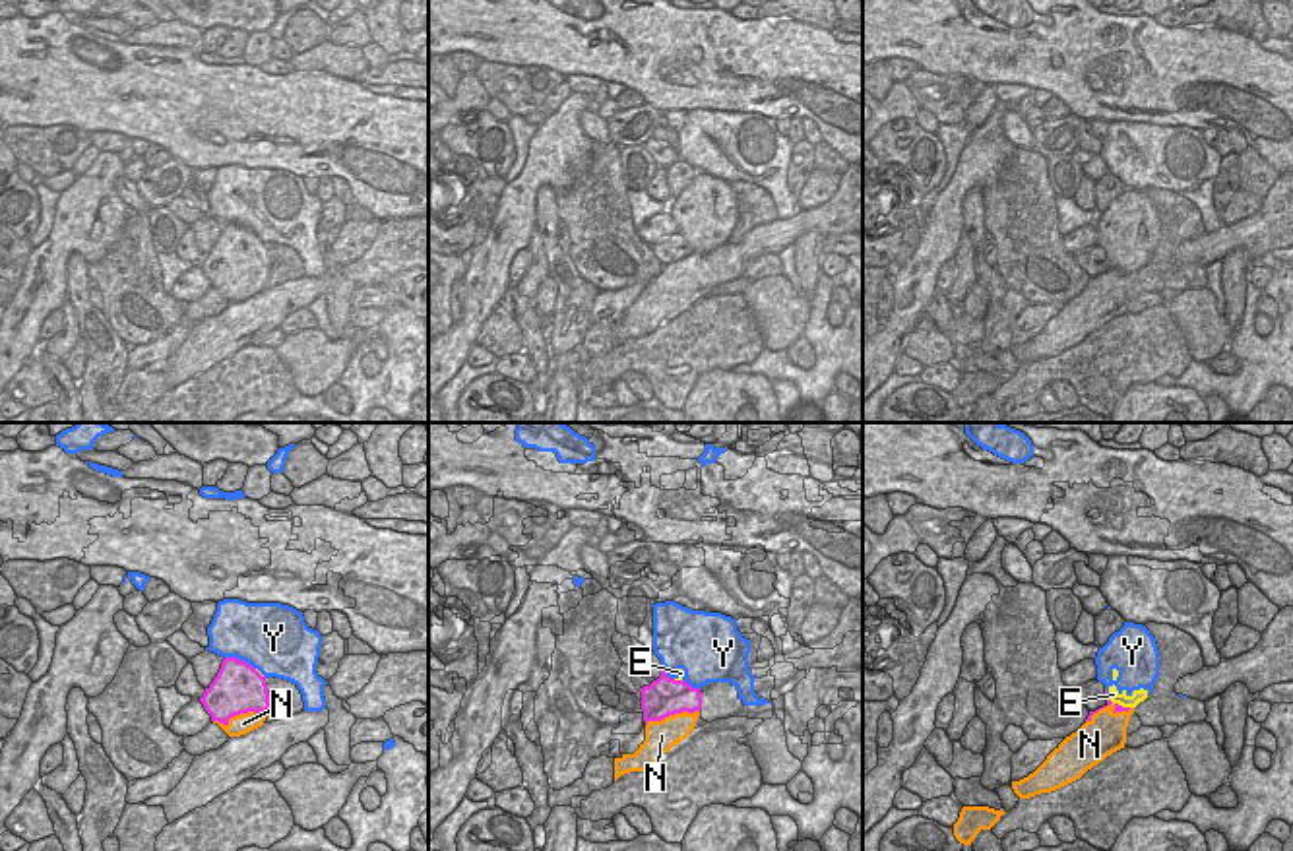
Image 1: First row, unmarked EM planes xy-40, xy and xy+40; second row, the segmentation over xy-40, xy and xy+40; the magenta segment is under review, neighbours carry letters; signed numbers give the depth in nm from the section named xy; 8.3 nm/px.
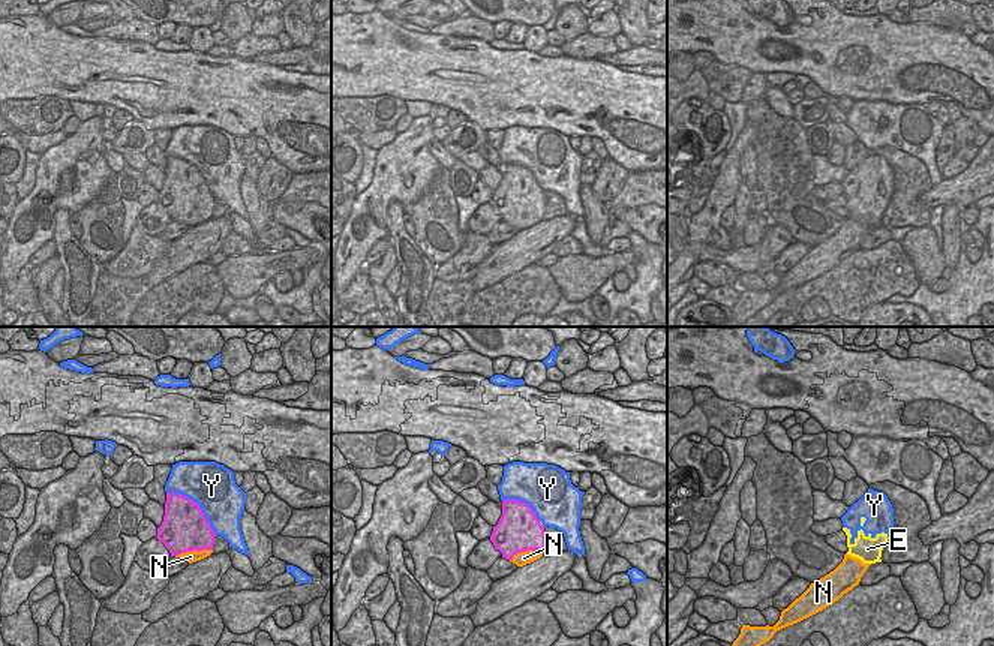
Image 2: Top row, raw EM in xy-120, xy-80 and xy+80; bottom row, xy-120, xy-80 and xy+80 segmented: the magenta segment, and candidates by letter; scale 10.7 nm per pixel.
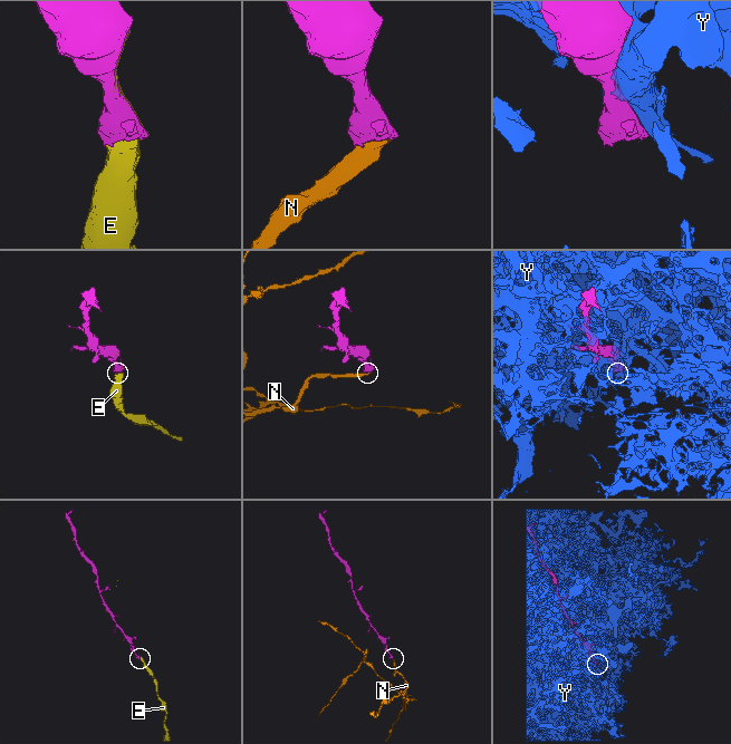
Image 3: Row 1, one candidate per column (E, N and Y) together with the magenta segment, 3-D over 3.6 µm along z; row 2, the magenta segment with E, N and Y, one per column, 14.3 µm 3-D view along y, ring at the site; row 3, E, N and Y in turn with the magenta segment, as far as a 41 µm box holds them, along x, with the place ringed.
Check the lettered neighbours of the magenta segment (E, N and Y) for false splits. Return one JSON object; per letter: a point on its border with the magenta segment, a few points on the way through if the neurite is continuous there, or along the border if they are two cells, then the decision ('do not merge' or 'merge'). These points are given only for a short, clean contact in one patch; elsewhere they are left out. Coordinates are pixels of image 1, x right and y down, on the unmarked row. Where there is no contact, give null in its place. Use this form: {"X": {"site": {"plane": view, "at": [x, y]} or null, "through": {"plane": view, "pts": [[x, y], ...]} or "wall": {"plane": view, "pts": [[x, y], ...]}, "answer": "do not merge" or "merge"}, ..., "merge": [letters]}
{"E": {"site": {"plane": "xy+40", "at": [1117, 270]}, "answer": "merge"}, "N": {"site": {"plane": "xy-40", "at": [239, 280]}, "answer": "do not merge"}, "Y": {"site": {"plane": "xy-40", "at": [239, 225]}, "answer": "do not merge"}, "merge": ["E"]}

